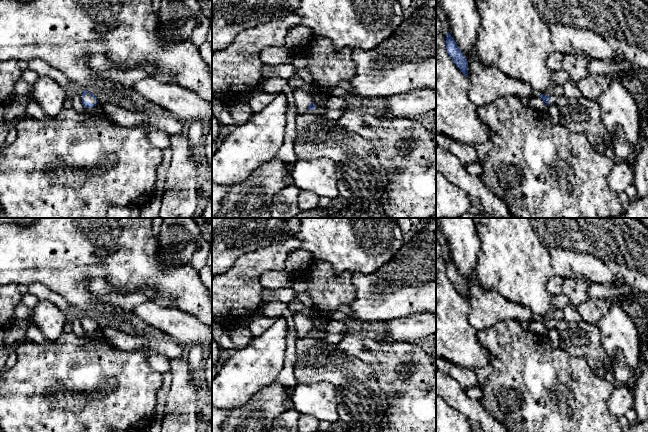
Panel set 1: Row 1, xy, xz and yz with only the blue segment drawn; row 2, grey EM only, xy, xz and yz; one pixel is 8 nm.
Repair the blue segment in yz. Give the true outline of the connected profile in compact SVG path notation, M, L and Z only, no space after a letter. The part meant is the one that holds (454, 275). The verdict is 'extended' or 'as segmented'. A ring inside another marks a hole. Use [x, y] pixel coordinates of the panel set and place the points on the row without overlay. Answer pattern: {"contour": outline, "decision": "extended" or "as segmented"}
{"contour": "M449 256L446 258L446 273L456 290L468 301L467 283Z", "decision": "as segmented"}

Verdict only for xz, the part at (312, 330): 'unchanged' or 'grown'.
grown

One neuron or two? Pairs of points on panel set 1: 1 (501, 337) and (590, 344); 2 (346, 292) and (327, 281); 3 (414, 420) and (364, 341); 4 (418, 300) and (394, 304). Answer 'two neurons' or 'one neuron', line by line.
1: two neurons
2: one neuron
3: one neuron
4: one neuron

